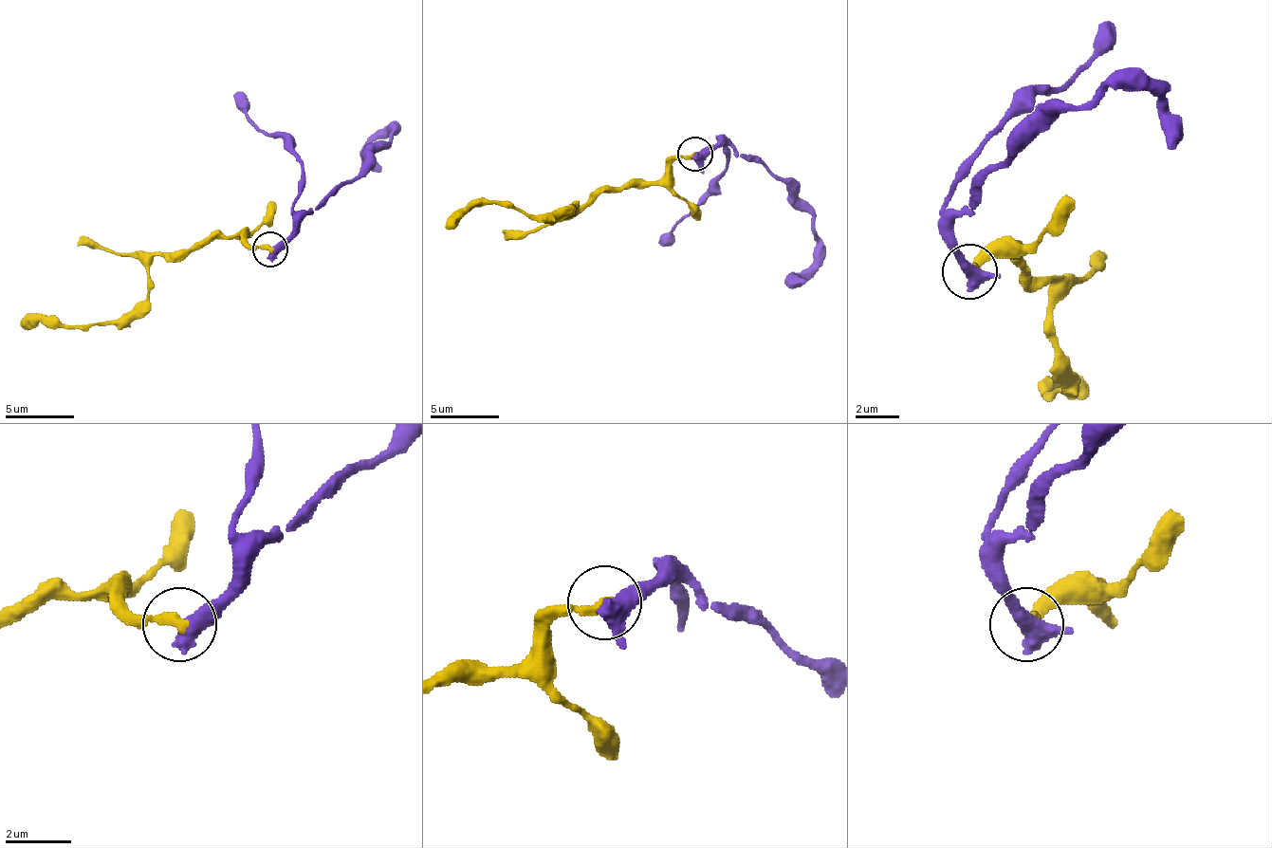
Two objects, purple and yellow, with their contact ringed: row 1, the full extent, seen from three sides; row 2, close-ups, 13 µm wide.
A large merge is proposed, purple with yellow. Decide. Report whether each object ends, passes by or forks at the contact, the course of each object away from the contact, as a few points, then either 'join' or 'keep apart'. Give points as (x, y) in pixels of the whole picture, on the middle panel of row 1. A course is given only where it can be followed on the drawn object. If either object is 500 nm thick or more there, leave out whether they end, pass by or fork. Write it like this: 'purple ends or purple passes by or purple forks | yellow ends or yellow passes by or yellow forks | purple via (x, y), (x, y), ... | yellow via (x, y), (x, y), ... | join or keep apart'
purple via (695, 153), (730, 142), (758, 156), (810, 215), (810, 230), (817, 243), (810, 264), (793, 274), (806, 281) | yellow via (695, 153), (678, 156), (661, 181), (630, 181), (585, 201), (540, 215), (506, 205), (470, 205), (446, 230) | keep apart

